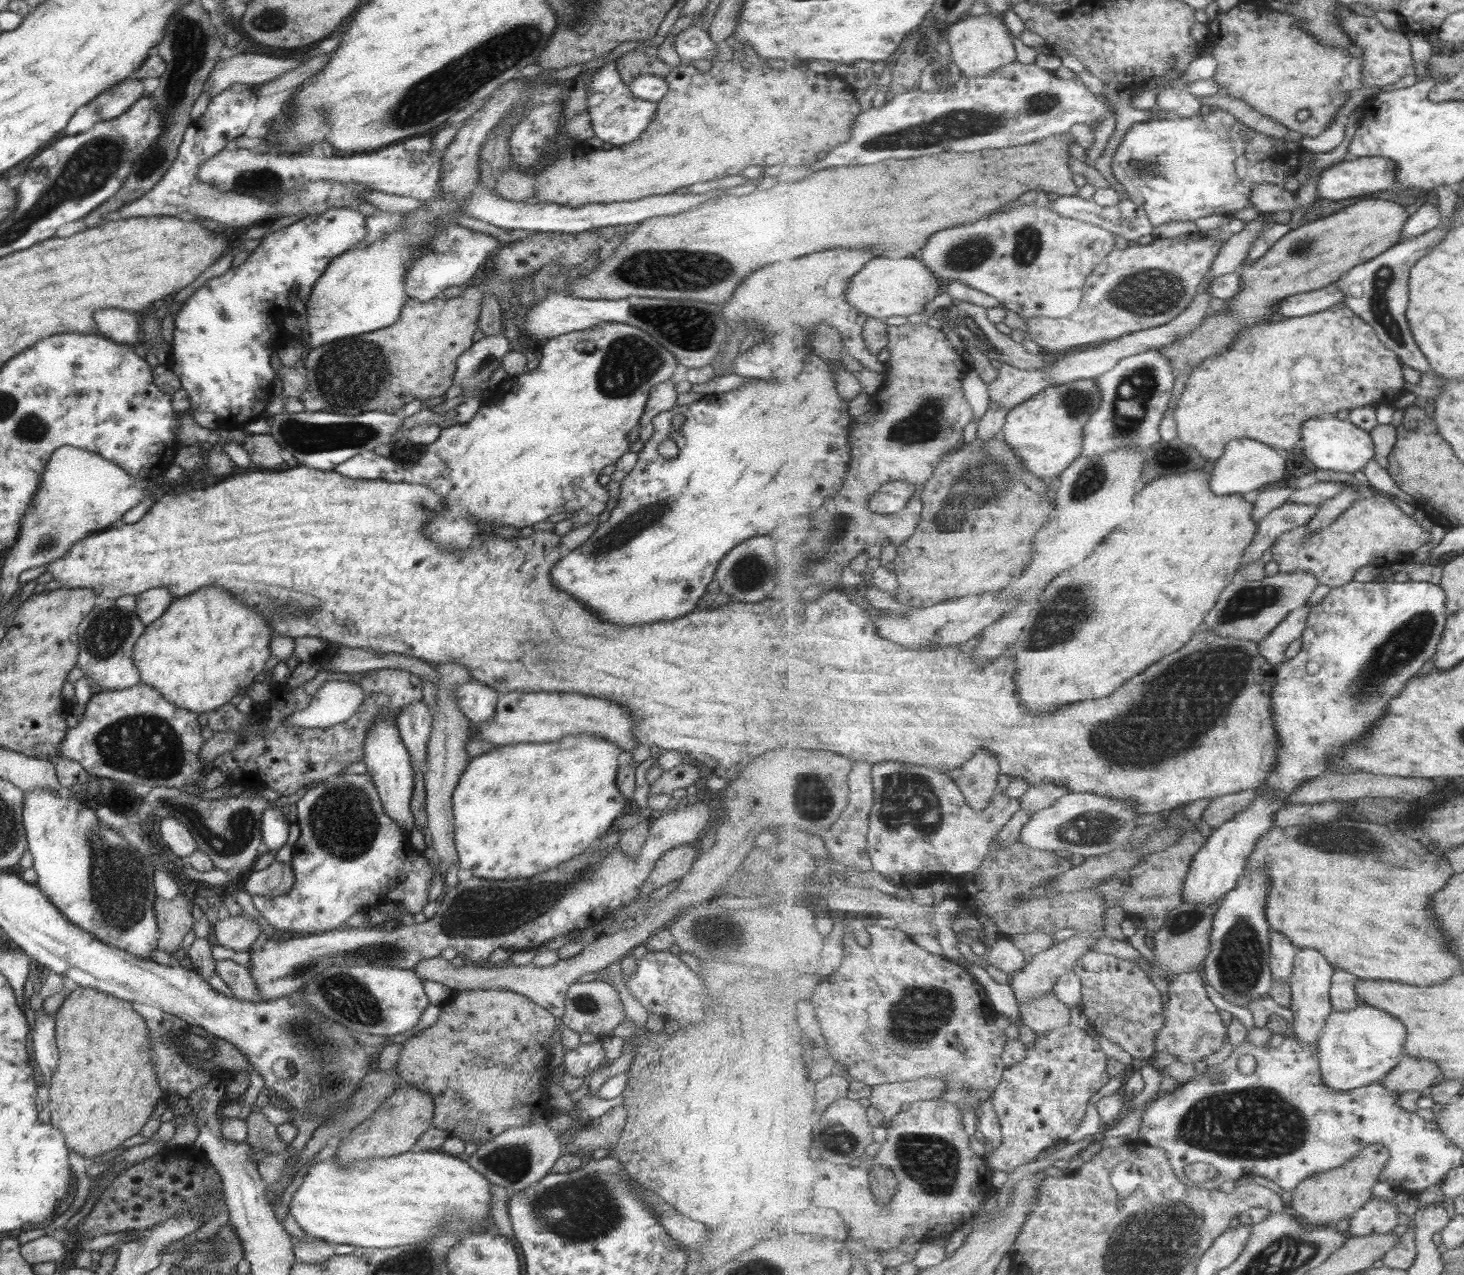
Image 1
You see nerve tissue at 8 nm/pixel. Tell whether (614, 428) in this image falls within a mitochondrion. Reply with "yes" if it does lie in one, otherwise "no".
no

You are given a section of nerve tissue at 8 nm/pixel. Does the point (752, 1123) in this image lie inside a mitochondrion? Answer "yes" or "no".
no

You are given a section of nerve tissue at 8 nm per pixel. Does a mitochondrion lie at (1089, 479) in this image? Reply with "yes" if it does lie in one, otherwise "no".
yes

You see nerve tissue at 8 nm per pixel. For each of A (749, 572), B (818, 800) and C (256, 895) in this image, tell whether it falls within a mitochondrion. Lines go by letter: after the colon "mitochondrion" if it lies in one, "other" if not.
A: mitochondrion
B: mitochondrion
C: other

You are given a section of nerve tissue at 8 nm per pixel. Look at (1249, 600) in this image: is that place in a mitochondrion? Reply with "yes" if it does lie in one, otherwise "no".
yes

